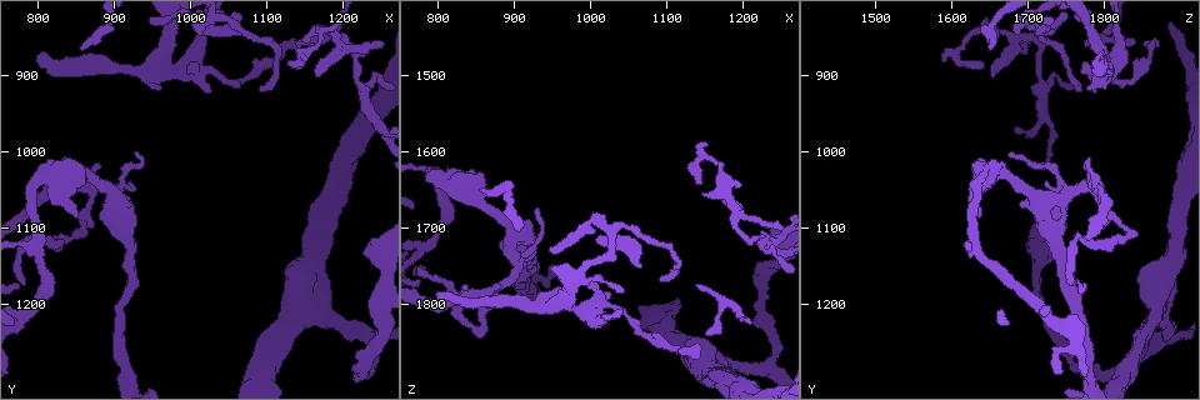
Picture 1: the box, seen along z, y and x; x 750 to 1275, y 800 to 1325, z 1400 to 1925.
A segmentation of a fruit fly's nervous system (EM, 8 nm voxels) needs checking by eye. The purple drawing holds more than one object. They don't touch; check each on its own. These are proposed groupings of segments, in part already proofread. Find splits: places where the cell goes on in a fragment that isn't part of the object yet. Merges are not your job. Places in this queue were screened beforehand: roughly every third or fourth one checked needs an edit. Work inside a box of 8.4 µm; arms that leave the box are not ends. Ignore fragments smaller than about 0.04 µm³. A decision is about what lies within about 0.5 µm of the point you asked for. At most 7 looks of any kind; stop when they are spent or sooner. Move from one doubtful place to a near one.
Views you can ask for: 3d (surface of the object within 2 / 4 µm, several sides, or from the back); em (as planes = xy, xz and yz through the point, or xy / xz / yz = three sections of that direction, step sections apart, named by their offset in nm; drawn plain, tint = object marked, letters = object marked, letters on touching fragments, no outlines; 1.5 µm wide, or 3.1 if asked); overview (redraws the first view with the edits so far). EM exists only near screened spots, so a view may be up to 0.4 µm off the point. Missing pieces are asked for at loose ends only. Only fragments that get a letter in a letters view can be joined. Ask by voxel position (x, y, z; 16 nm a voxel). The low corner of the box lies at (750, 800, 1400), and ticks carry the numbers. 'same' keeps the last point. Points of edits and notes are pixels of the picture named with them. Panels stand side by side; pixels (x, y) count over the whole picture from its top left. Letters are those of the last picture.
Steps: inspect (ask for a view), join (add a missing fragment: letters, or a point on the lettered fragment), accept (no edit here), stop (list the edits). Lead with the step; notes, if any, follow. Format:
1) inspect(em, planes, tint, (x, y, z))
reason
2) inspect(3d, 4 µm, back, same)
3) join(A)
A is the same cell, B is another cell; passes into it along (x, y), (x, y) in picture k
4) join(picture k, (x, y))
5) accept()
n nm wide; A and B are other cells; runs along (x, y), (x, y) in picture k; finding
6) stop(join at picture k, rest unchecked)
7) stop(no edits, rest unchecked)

inspect(em, xy, step 8, tint, (1145, 860, 1655))
thin end

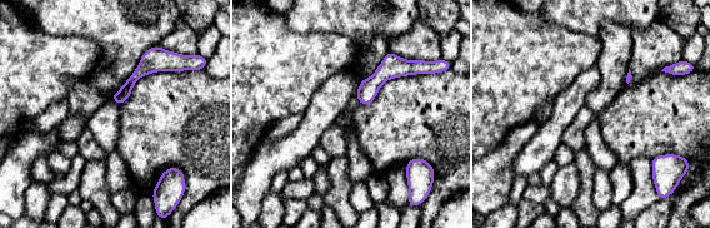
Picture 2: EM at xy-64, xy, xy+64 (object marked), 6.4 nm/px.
inspect(em, planes, letters, same)
cut it another way

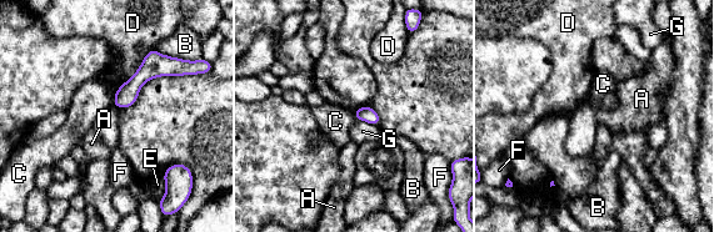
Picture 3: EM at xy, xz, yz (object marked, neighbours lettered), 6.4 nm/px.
accept()
D touches over 360 nm; A, B, C, D, E, F and G are other cells; border along (118, 89), (111, 102) in picture 3; no lettered fragment goes on from it

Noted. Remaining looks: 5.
inspect(3d, 4 µm, (800, 875, 1795))
branch stops here

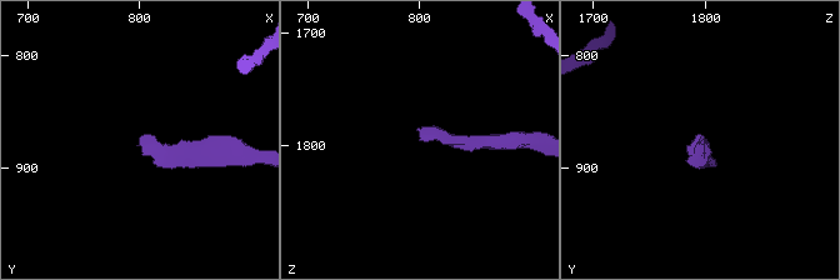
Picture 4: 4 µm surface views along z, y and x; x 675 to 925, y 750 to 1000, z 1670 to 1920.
inspect(em, xz, step 4, letters, (800, 876, 1794))

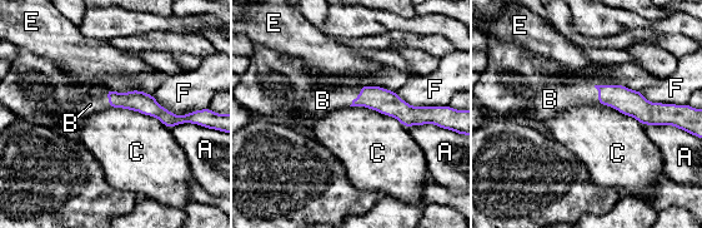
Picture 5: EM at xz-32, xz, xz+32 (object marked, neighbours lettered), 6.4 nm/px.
inspect(em, planes, letters, same)

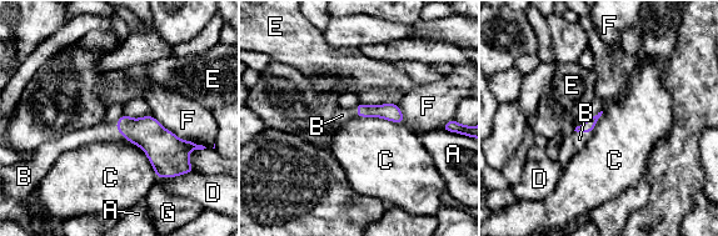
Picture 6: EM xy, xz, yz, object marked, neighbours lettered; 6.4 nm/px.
join(B)
B is the same cell, A, C, D, E, F and G are other cells; passes into it along (146, 132), (118, 131), (103, 131) in picture 6; it goes on there

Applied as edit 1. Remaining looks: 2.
stop(join at picture 6, rest unchecked)

